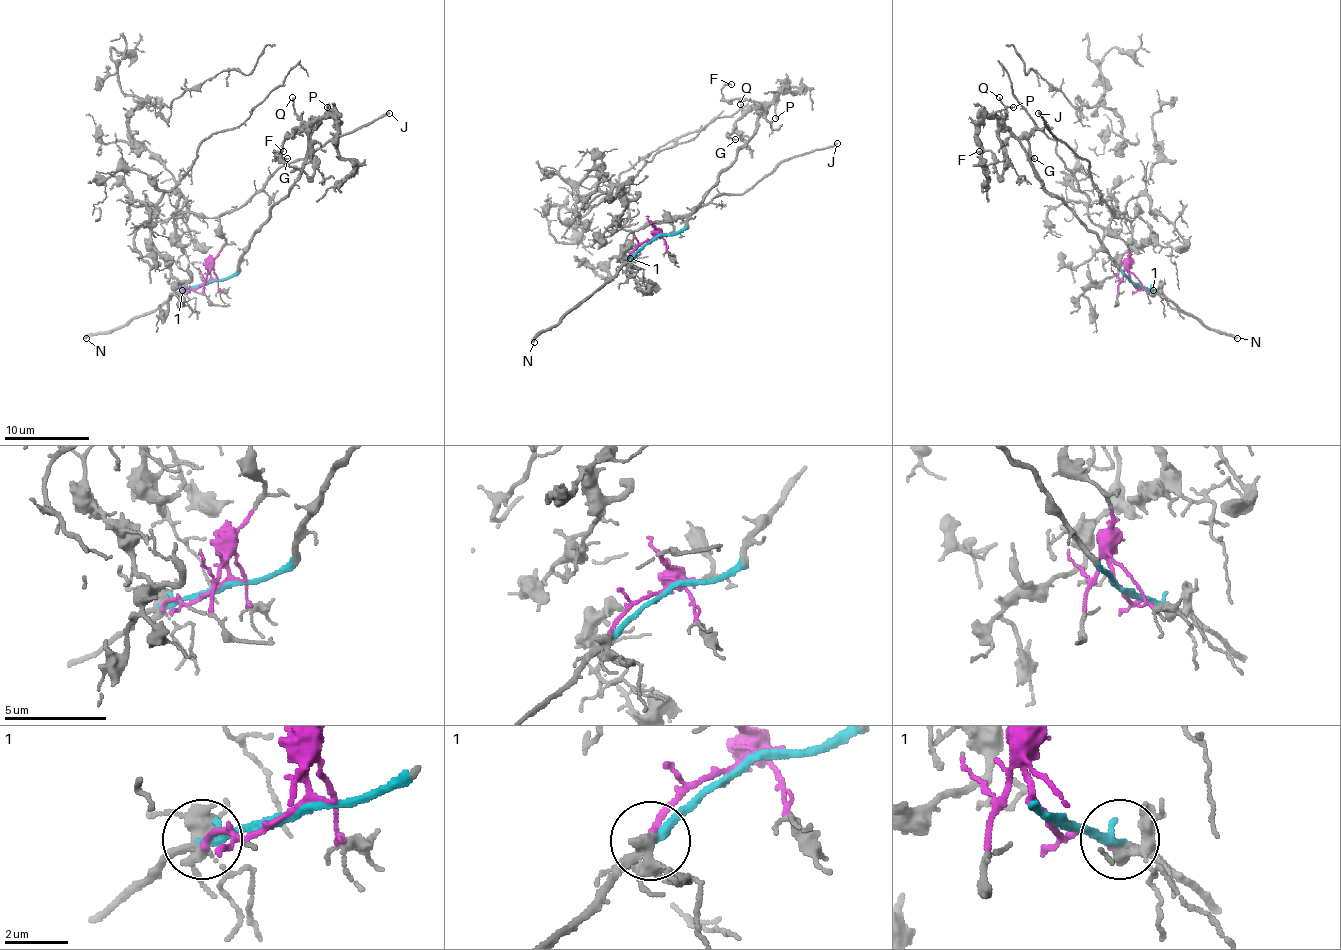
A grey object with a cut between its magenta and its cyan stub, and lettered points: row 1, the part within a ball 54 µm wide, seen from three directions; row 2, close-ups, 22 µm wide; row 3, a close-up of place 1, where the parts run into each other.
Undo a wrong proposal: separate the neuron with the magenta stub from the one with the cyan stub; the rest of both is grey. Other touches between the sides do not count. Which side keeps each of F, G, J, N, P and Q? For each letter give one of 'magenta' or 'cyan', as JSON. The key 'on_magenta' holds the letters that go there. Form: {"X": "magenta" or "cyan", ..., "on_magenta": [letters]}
{"F": "cyan", "G": "cyan", "J": "magenta", "N": "cyan", "P": "cyan", "Q": "cyan", "on_magenta": ["J"]}

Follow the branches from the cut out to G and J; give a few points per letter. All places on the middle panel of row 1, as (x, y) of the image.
G: (655, 236), (672, 236), (684, 225), (755, 131), (759, 108), (748, 110), (729, 133), (736, 140)
J: (655, 236), (674, 229), (667, 214), (691, 214), (714, 197), (753, 189), (782, 161), (838, 144)

